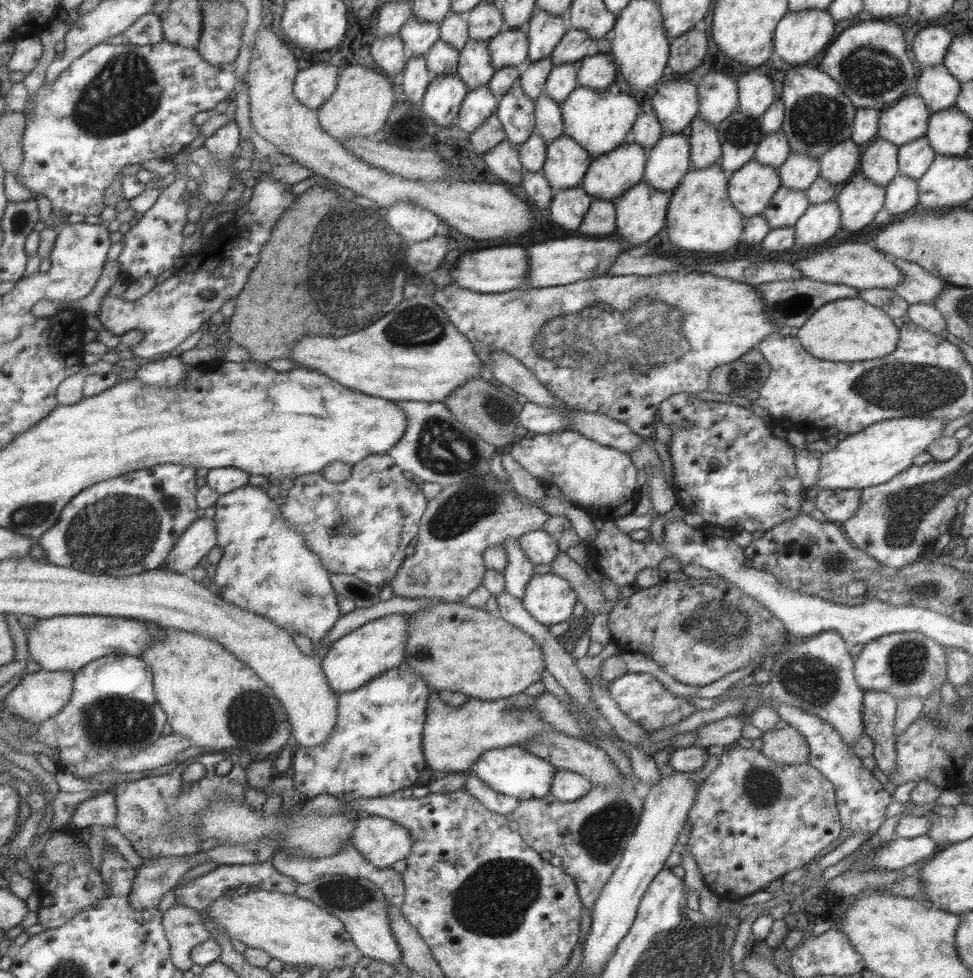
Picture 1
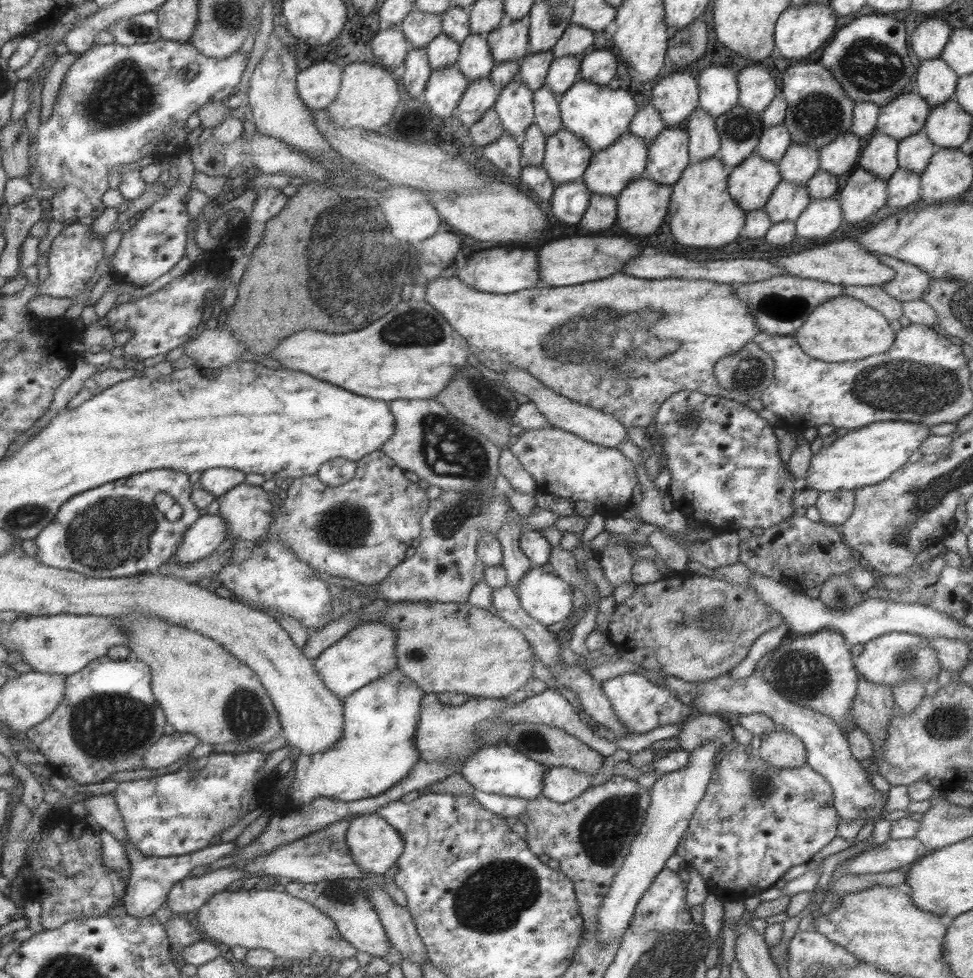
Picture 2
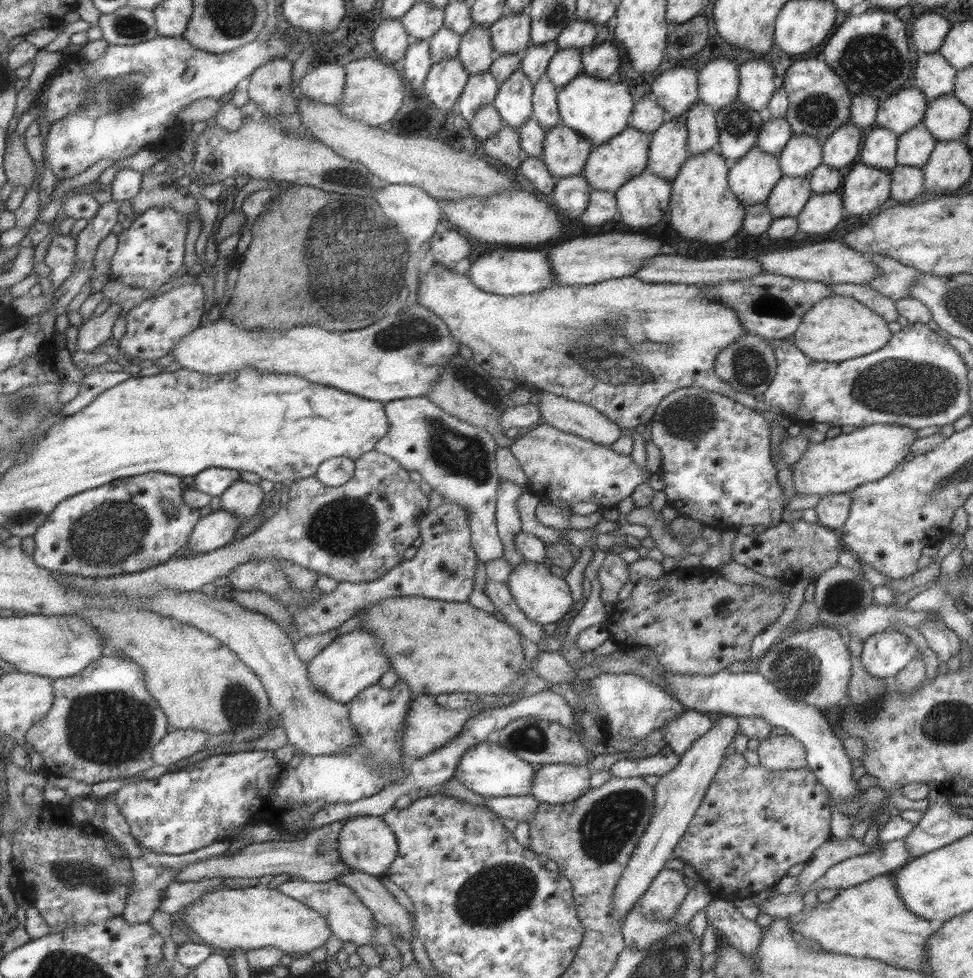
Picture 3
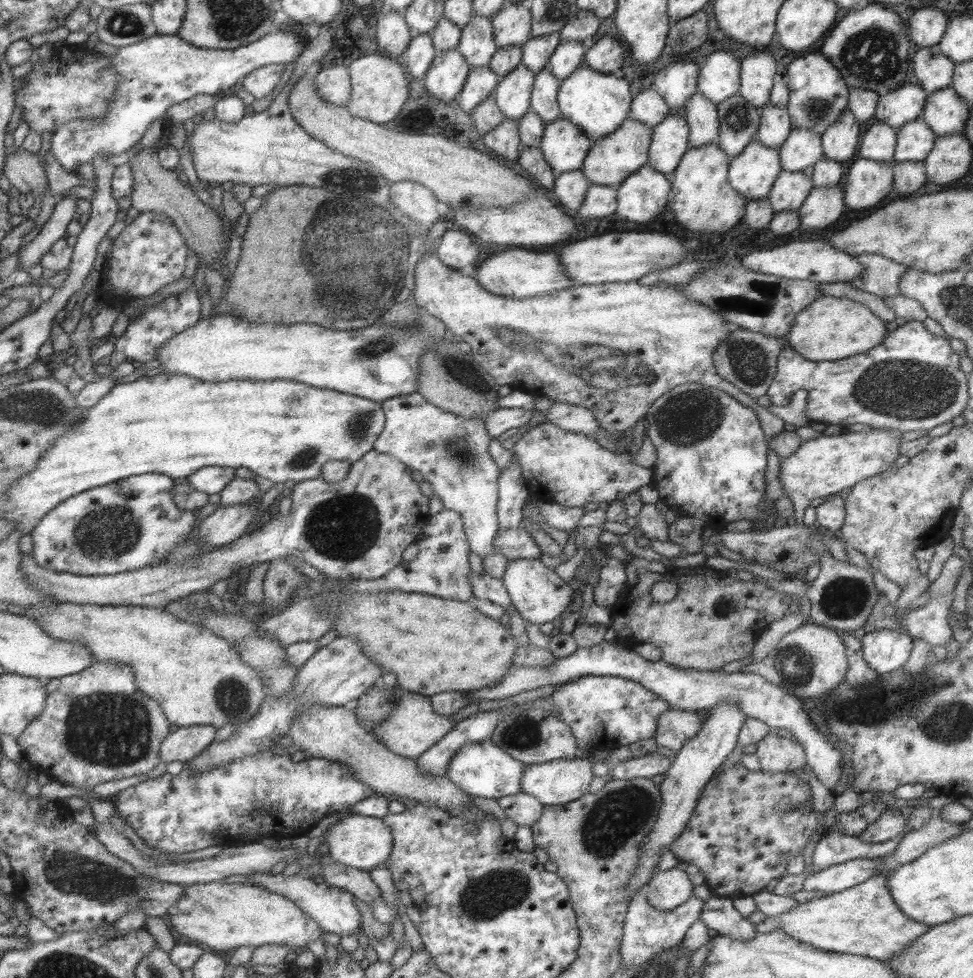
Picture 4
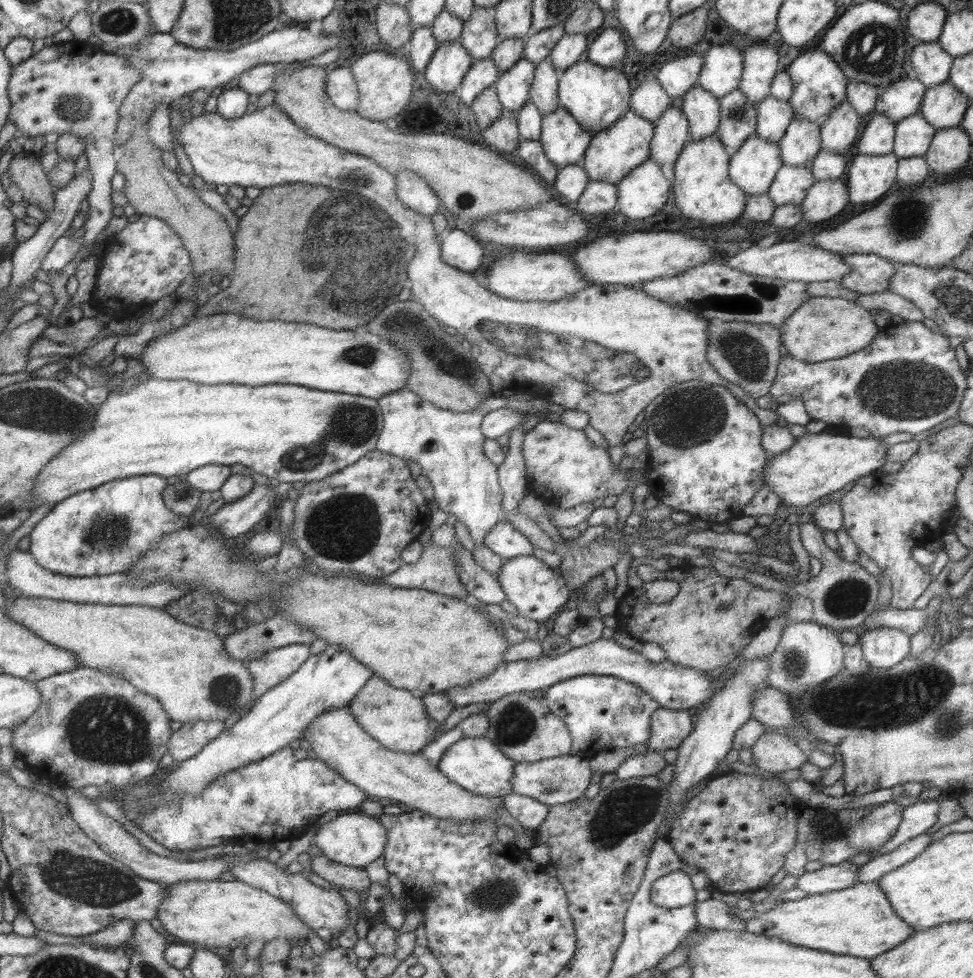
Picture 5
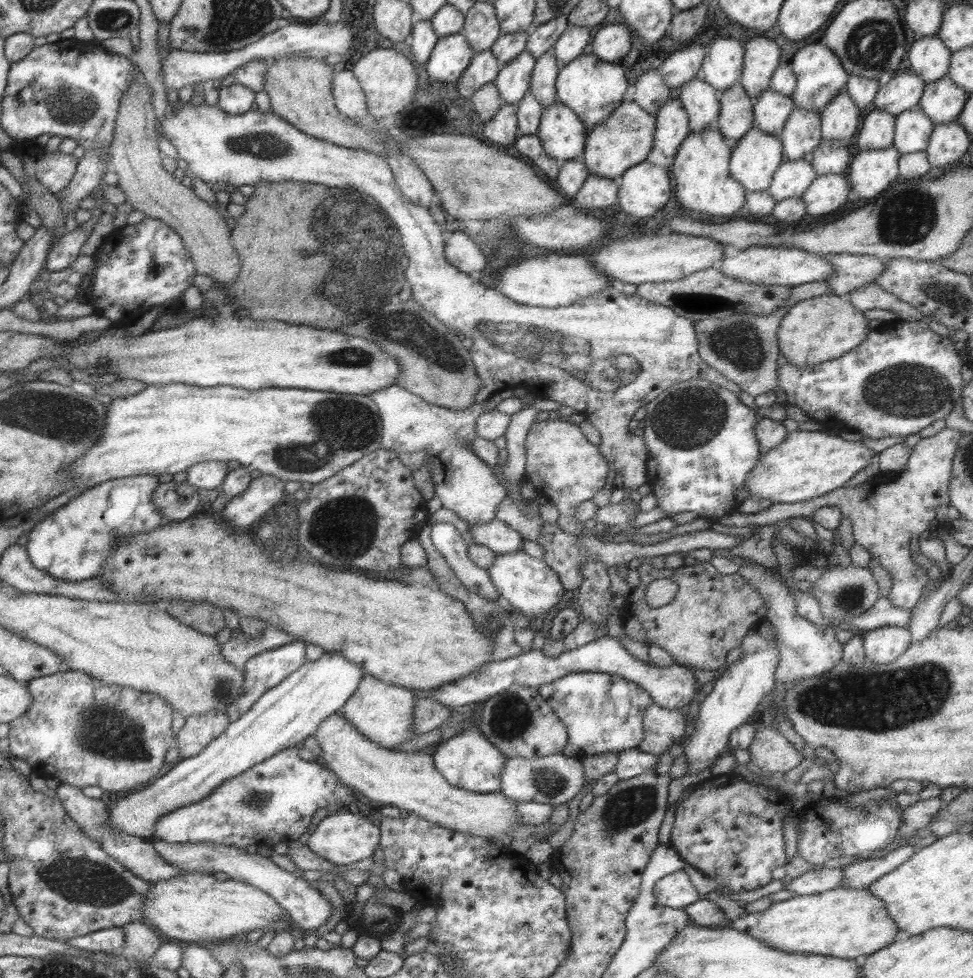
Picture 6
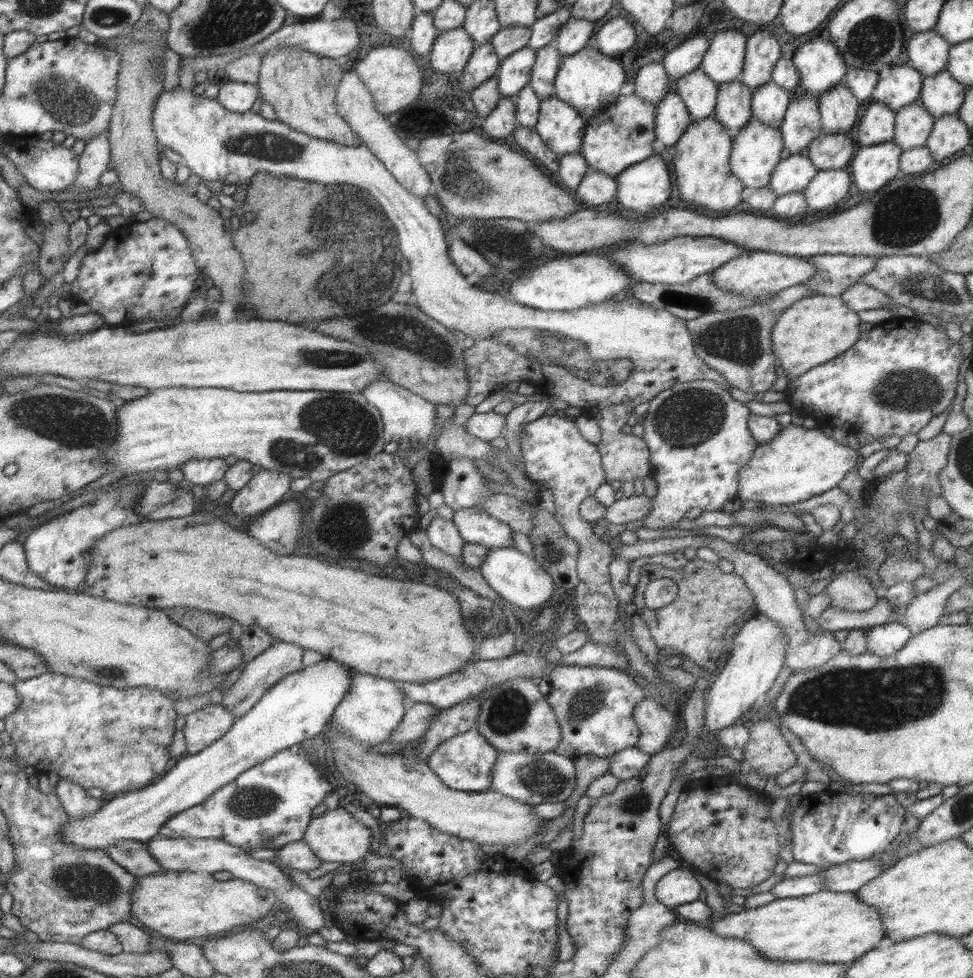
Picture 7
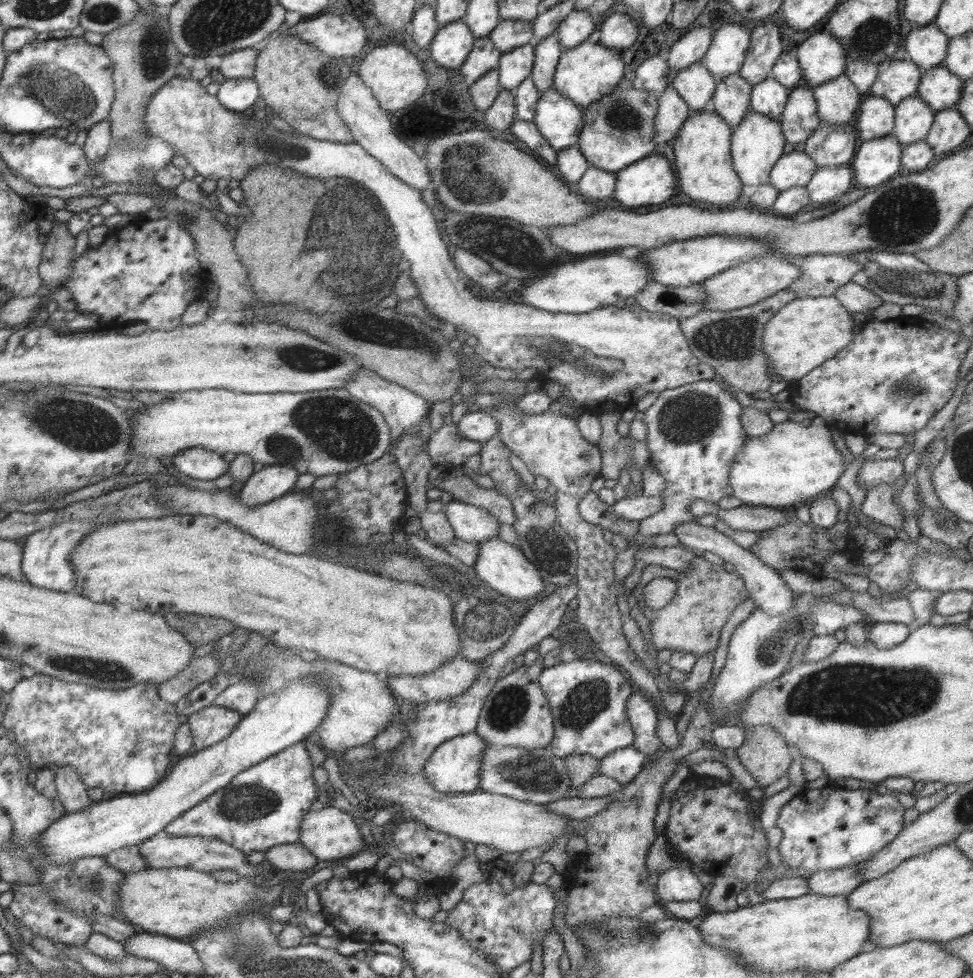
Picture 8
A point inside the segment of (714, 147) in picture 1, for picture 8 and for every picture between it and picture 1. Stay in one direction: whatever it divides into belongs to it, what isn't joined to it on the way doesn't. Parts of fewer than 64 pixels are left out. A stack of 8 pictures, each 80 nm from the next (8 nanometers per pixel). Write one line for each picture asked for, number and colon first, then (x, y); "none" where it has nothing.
2: (703, 141)
3: (700, 123)
4: (700, 114)
5: (701, 109)
6: (699, 100)
7: (697, 91)
8: (695, 84)

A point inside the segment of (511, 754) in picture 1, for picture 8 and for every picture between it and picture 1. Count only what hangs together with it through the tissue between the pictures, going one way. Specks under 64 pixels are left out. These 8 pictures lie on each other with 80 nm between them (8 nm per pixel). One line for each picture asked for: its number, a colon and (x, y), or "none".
2: (495, 769)
3: (487, 769)
4: (479, 768)
5: (475, 763)
6: (468, 760)
7: (463, 762)
8: (453, 766)

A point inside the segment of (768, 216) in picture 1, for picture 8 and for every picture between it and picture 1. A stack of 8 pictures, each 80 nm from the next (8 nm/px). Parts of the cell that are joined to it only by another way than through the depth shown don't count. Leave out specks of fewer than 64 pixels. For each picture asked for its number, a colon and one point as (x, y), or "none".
2: (787, 201)
3: (788, 196)
4: (789, 190)
5: (790, 184)
6: (792, 177)
7: (792, 173)
8: (794, 168)

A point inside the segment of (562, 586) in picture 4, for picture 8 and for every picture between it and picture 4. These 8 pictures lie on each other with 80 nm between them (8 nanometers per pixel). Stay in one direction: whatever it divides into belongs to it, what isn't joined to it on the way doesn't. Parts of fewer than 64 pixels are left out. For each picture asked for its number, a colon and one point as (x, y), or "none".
5: (537, 591)
6: (531, 587)
7: (515, 577)
8: (501, 565)

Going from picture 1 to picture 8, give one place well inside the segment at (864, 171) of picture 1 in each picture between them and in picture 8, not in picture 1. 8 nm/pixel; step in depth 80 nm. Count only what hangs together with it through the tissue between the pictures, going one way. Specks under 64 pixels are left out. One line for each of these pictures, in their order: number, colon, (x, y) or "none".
2: (878, 157)
3: (879, 146)
4: (878, 143)
5: (878, 135)
6: (877, 129)
7: (876, 125)
8: (876, 116)

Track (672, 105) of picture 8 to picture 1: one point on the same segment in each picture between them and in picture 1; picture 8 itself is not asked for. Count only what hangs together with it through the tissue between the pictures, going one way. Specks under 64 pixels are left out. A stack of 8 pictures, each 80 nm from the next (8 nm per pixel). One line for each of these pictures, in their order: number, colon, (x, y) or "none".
1: (668, 161)
2: (667, 157)
3: (667, 150)
4: (669, 140)
5: (670, 133)
6: (671, 128)
7: (671, 117)

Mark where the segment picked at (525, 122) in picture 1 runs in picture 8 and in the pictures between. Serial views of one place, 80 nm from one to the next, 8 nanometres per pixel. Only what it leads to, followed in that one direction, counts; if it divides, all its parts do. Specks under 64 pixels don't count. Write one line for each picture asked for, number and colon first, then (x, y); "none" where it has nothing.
2: (513, 105)
3: (512, 101)
4: (512, 94)
5: (512, 86)
6: (512, 81)
7: (514, 71)
8: (513, 66)

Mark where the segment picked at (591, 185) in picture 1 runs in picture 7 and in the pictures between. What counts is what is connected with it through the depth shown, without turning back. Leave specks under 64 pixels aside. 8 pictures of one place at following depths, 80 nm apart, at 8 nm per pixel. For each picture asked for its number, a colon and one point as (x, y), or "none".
2: (609, 170)
3: (607, 167)
4: (611, 159)
5: (613, 153)
6: (624, 139)
7: (621, 134)

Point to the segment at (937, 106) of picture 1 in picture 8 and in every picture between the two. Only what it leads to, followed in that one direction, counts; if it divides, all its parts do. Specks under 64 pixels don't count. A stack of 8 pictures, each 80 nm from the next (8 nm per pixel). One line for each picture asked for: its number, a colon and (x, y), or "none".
2: (933, 80)
3: (933, 75)
4: (933, 70)
5: (931, 63)
6: (929, 58)
7: (927, 51)
8: (926, 45)

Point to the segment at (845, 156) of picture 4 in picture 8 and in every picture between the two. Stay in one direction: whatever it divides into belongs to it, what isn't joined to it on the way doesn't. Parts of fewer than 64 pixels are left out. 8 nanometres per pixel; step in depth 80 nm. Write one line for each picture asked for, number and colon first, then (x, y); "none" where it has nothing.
5: (837, 134)
6: (838, 121)
7: (837, 106)
8: (837, 99)

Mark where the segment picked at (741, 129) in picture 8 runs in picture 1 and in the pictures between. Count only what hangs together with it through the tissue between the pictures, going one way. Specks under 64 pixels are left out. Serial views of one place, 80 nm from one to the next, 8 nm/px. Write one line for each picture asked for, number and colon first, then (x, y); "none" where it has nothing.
1: (749, 189)
2: (750, 183)
3: (751, 178)
4: (751, 174)
5: (752, 168)
6: (754, 158)
7: (756, 148)

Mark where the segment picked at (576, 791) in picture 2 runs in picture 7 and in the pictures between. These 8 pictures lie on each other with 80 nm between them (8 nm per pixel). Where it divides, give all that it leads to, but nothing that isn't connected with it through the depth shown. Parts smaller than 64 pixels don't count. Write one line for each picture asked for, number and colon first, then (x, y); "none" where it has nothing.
3: (560, 783)
4: (556, 782)
5: (558, 779)
6: (555, 779)
7: (534, 778)

